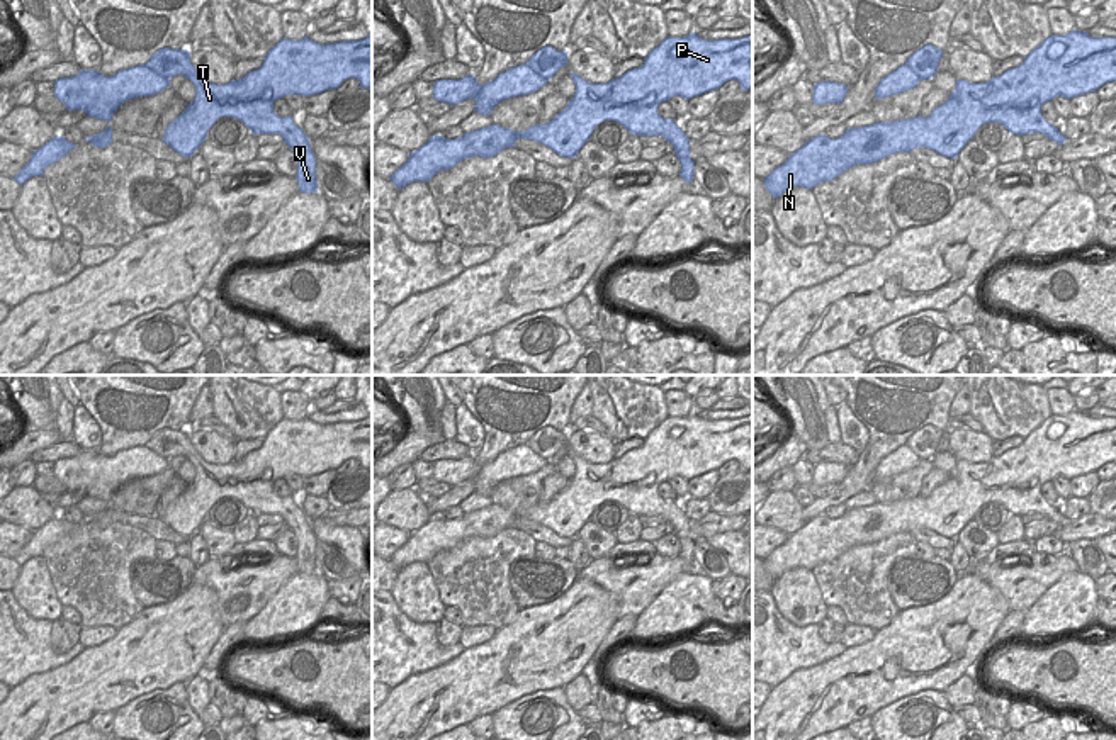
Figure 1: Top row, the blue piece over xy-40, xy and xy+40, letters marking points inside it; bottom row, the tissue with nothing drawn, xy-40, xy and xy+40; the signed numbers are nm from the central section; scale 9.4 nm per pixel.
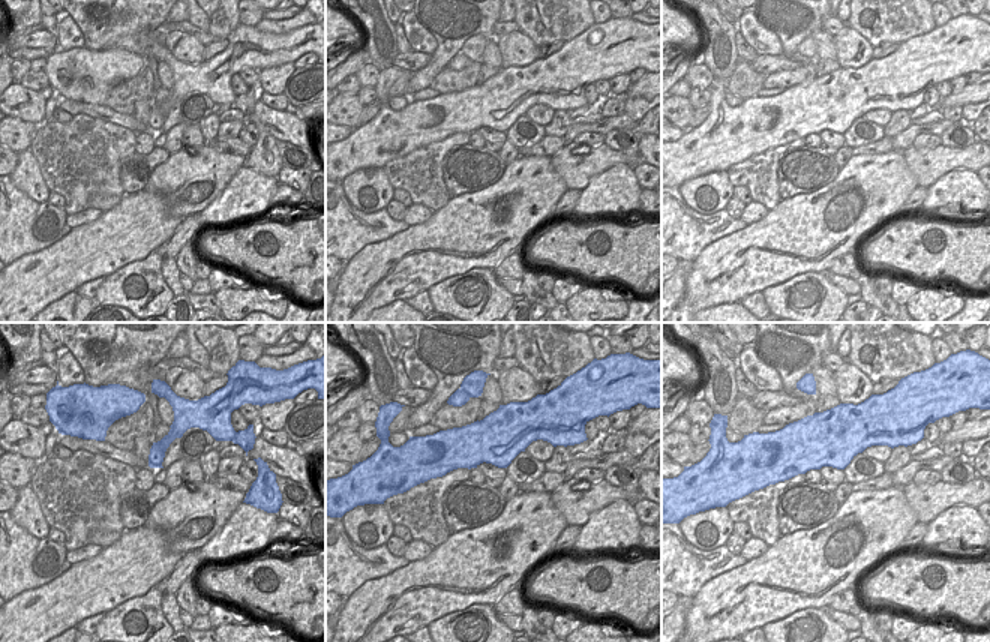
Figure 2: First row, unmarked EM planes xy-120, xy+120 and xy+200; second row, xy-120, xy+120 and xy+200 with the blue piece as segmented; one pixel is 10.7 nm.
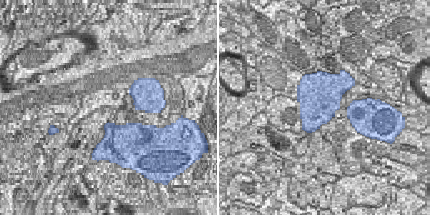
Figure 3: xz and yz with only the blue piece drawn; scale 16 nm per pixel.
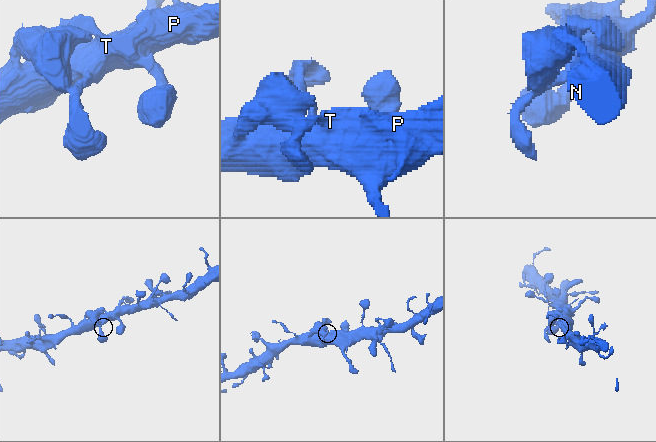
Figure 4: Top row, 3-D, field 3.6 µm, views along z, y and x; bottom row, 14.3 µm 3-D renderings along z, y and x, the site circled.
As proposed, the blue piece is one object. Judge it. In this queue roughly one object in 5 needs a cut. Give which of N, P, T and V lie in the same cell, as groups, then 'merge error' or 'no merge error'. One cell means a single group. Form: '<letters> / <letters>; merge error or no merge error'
N P T V; no merge error

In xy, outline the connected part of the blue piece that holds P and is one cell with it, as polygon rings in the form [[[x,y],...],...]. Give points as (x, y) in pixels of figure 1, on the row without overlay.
[[[691,412],[666,418],[640,448],[628,450],[608,463],[589,463],[571,453],[576,474],[567,487],[547,504],[511,511],[498,504],[465,513],[457,519],[431,516],[389,558],[399,570],[413,562],[430,562],[438,552],[450,550],[465,538],[493,538],[516,519],[532,519],[564,538],[576,538],[596,506],[605,501],[622,504],[628,514],[662,516],[673,524],[681,543],[679,557],[693,562],[695,540],[690,519],[673,499],[657,494],[661,482],[679,475],[686,480],[737,460],[752,470],[752,414],[739,419],[707,421]]]

